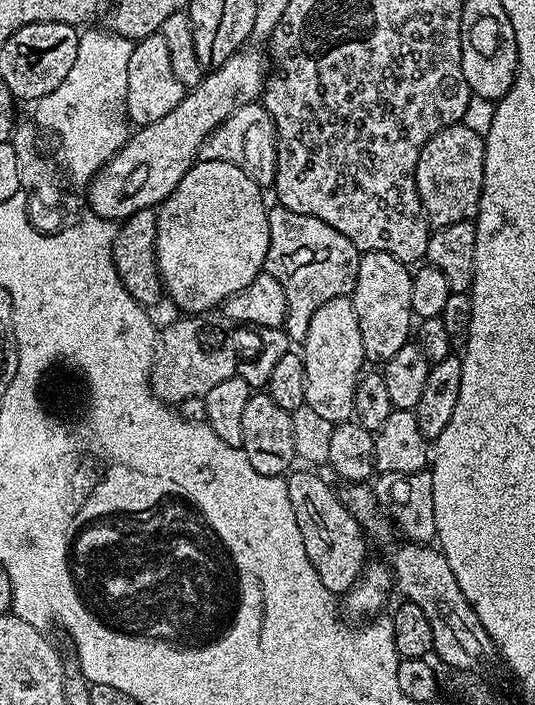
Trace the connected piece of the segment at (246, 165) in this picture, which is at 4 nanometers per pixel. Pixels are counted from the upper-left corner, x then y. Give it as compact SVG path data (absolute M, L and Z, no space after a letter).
M263 103L243 104L234 110L204 139L198 156L202 160L230 162L230 166L238 166L255 184L271 185L276 178L276 127Z

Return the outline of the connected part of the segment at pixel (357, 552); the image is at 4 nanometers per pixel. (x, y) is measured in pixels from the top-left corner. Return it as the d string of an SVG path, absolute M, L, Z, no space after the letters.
M315 471L287 473L288 493L290 494L290 506L294 506L294 518L298 522L298 530L302 530L302 546L306 546L306 558L309 564L318 570L318 578L322 578L322 586L334 594L347 594L356 585L356 579L364 572L364 566L368 557L368 544L366 533L360 527L359 522L346 510L346 506L340 501L337 489L331 488L320 476L315 476Z

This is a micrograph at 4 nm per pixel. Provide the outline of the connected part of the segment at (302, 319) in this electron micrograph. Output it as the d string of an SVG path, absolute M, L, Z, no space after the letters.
M279 206L268 208L270 246L266 254L264 271L278 280L282 294L286 296L286 318L283 330L293 345L303 345L310 318L322 302L330 298L351 296L356 285L361 251L355 248L334 226L326 226L310 214L294 214Z

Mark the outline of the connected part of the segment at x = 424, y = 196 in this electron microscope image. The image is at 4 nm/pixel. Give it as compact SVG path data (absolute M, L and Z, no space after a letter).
M462 122L451 124L430 137L418 154L416 189L424 217L433 229L472 220L478 210L484 181L484 137Z

